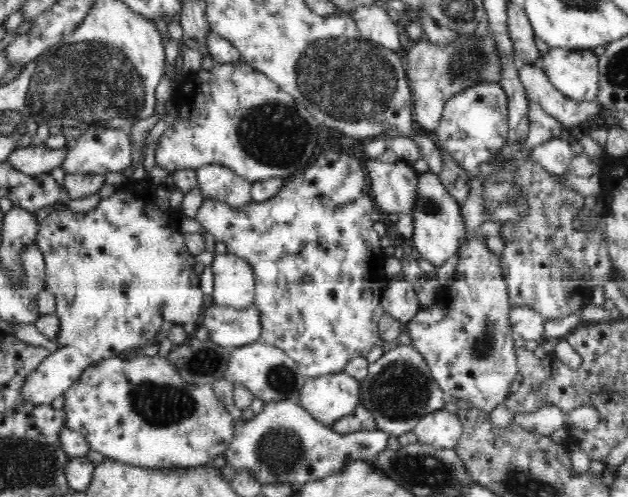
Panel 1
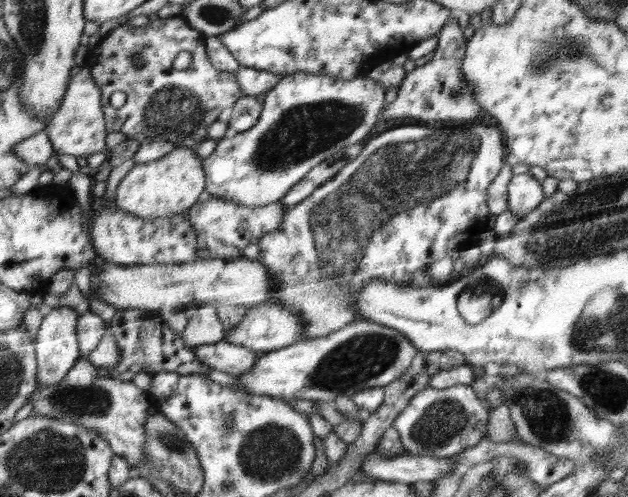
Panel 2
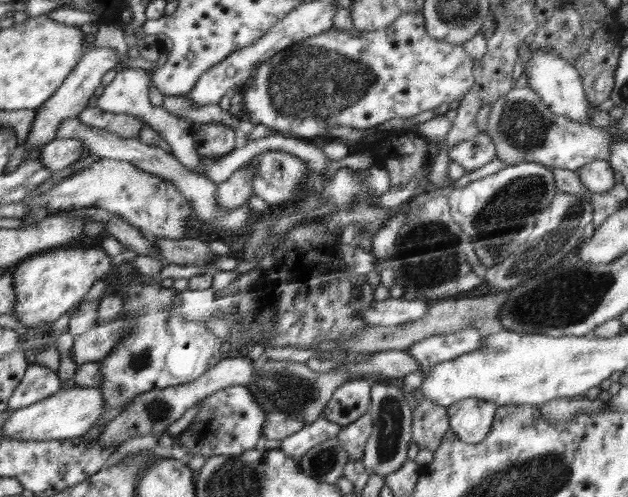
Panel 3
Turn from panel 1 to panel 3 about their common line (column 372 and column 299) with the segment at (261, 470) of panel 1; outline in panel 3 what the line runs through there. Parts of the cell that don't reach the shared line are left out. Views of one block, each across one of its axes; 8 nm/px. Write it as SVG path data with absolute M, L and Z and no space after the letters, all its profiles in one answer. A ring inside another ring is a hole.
M322 416L295 434L284 438L278 450L282 450L289 457L298 460L314 446L318 446L326 440L337 438L342 428L342 426Z

